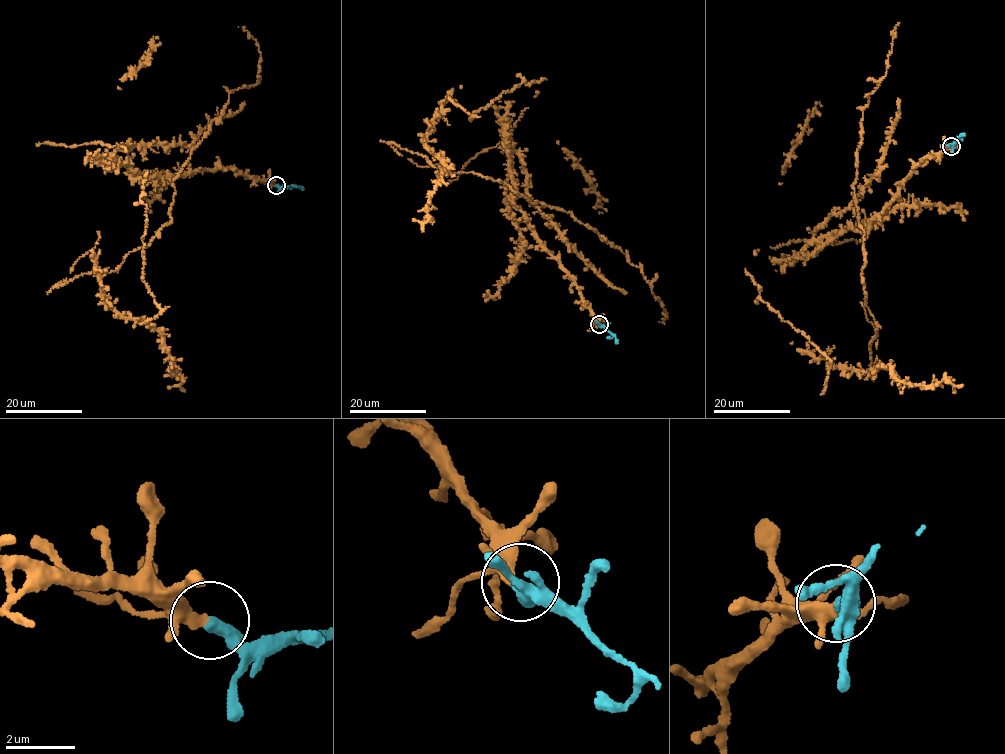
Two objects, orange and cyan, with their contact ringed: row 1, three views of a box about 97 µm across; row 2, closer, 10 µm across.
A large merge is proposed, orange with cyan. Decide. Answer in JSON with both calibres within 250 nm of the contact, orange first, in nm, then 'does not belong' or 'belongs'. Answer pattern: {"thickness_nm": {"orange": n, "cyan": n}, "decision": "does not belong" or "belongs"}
{"thickness_nm": {"orange": 220, "cyan": 400}, "decision": "belongs"}

